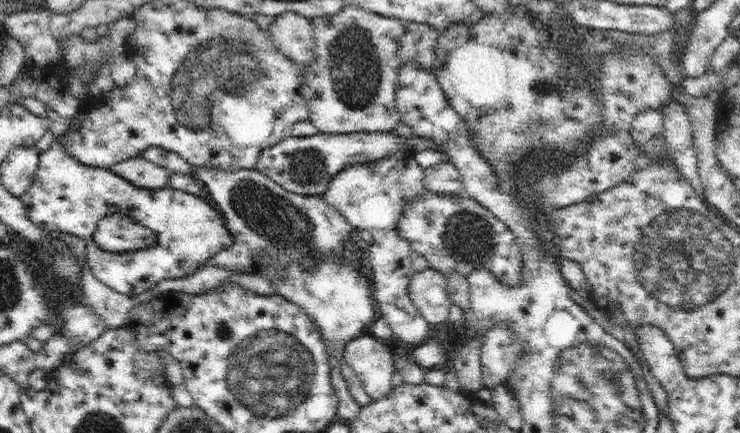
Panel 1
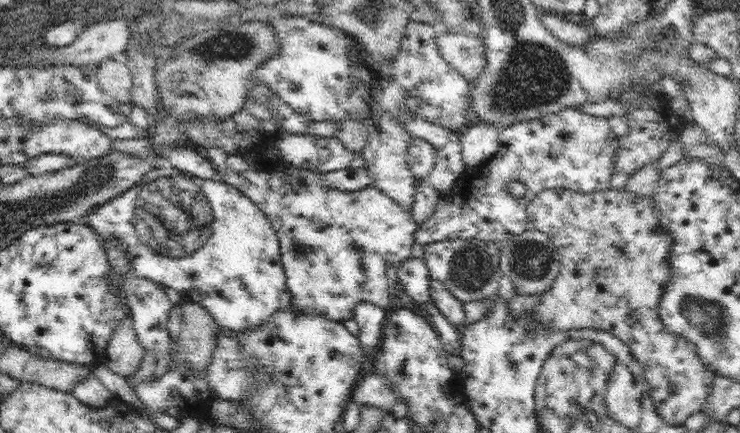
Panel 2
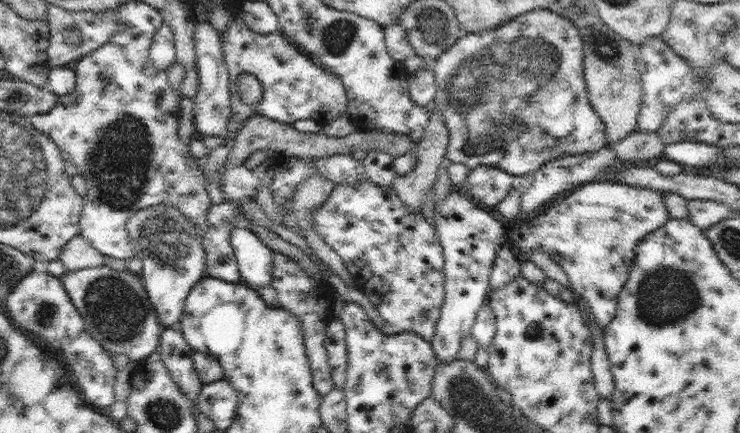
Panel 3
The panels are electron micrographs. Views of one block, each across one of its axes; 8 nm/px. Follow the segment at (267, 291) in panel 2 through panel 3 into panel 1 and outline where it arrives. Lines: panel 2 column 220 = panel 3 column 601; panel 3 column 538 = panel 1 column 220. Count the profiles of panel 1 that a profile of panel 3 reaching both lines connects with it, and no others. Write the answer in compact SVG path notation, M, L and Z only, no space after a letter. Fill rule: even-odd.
M69 120L66 132L55 138L49 150L41 154L34 182L21 196L21 201L28 218L40 228L48 232L67 232L84 240L87 263L102 284L120 294L138 296L166 278L182 278L196 273L209 258L235 242L220 210L204 195L168 186L157 189L136 187L110 168L94 168L72 159L66 153L64 135L75 131L72 120ZM116 212L155 232L156 241L141 248L140 252L102 250L93 239L97 222Z

